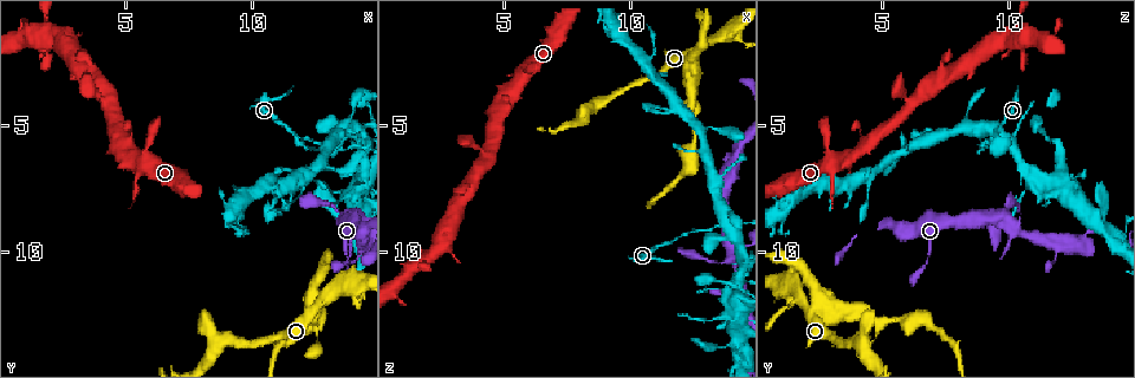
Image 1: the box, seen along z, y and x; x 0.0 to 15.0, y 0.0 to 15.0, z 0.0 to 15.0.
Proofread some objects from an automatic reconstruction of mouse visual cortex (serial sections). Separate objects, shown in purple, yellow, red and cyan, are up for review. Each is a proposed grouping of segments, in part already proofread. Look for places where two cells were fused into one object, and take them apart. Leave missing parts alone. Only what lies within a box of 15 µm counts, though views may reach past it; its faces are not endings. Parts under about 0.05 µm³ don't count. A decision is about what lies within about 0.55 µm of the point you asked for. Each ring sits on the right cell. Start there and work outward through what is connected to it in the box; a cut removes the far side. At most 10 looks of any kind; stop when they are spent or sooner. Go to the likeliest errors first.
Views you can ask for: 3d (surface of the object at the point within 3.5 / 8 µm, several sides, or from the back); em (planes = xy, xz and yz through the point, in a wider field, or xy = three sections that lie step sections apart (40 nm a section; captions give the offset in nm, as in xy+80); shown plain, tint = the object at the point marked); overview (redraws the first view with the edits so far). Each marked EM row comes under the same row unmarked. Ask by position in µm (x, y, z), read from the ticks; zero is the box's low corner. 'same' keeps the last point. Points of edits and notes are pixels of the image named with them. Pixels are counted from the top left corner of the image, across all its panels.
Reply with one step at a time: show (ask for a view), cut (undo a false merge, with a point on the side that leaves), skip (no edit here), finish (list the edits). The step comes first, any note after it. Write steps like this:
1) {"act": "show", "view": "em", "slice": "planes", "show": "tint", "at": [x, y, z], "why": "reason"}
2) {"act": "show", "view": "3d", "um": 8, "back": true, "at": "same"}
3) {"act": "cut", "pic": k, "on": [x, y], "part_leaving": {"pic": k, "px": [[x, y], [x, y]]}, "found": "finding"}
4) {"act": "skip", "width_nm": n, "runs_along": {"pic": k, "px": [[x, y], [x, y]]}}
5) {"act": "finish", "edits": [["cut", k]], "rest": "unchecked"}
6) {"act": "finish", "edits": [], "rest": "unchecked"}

{"act": "show", "view": "3d", "um": 3.5, "at": [14.1, 5.4, 8.9], "why": "four or more arms meet"}

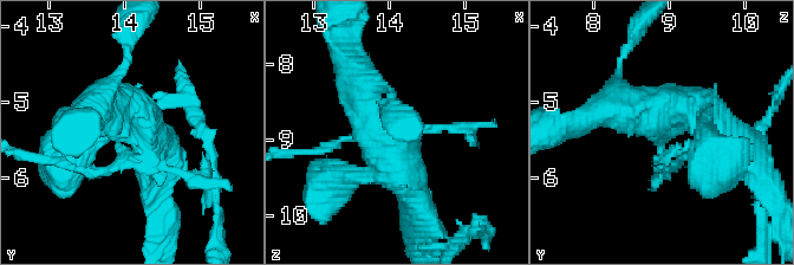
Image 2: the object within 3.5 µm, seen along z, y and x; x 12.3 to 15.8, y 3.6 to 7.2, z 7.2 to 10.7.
{"act": "skip", "runs_along": {"pic": 2, "px": [[359, 135], [414, 199]]}, "found": "one cell here"}

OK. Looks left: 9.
{"act": "show", "view": "3d", "um": 3.5, "at": [14.0, 9.0, 10.2], "why": "three arms meet"}

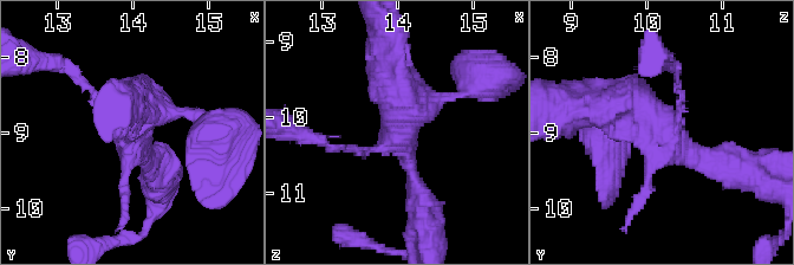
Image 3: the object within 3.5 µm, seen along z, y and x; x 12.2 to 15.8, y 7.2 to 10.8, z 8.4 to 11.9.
{"act": "show", "view": "em", "slice": "xy", "step": 3, "show": "tint", "at": [14.05, 9.00, 10.30]}

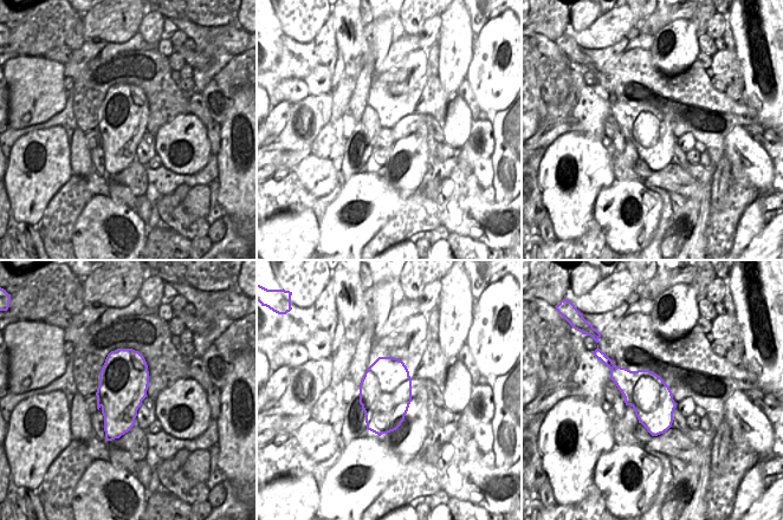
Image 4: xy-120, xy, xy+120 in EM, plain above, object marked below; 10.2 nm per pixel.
{"act": "skip", "runs_along": {"pic": 3, "px": [[603, 110], [729, 165]]}, "found": "one cell here"}

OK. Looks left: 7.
{"act": "show", "view": "3d", "um": 3.5, "at": [14.3, 7.3, 11.9], "why": "abrupt turn"}

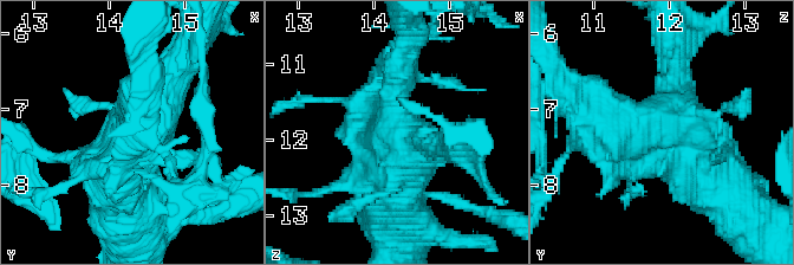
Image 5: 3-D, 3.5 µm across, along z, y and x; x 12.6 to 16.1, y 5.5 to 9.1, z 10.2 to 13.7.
{"act": "show", "view": "em", "slice": "xy", "step": 3, "show": "tint", "at": [14.25, 7.20, 11.85], "why": "need the tissue"}

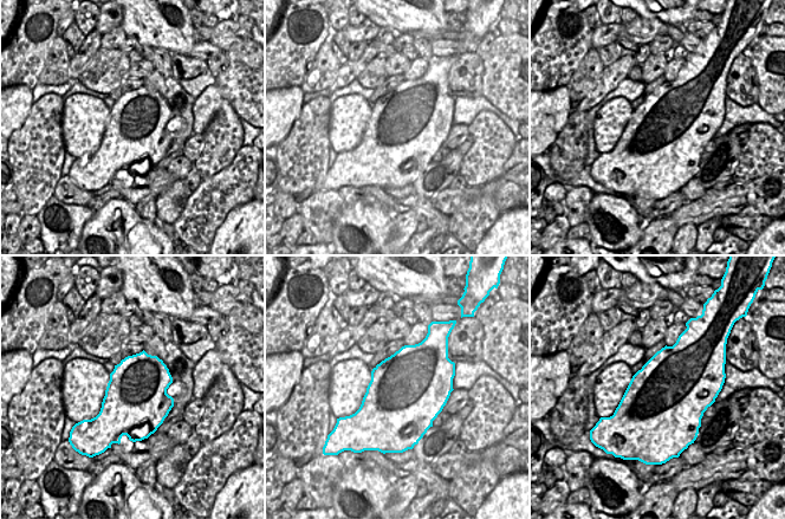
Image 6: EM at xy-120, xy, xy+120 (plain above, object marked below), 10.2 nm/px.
{"act": "skip", "runs_along": {"pic": 5, "px": [[610, 108], [658, 127], [728, 195]]}, "found": "all the same cell"}

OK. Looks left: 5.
{"act": "show", "view": "3d", "um": 3.5, "at": [12.3, 12.3, 2.4], "why": "four arms meet"}

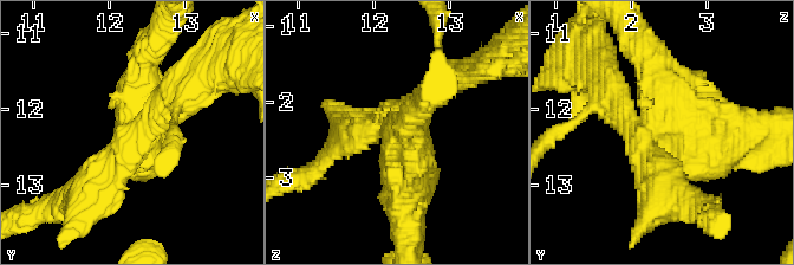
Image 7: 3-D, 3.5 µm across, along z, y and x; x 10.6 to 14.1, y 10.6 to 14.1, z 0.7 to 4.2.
{"act": "show", "view": "em", "slice": "xy", "step": 2, "show": "tint", "at": [12.30, 12.30, 2.30]}

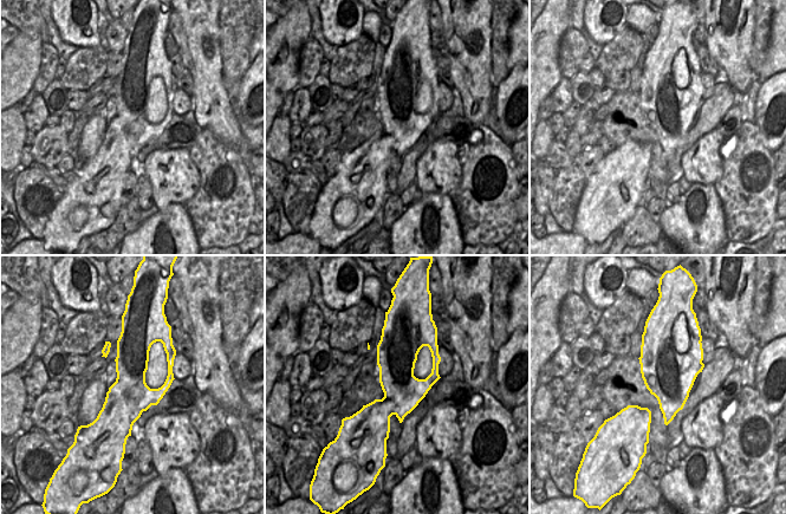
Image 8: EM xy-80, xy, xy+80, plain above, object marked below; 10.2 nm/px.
{"act": "cut", "pic": 7, "on": [697, 149], "arm_widths_nm": [300, 400, 500, 700], "part_leaving": {"pic": 7, "px": [[653, 129], [760, 133]]}, "found": "a second cell is stuck on"}

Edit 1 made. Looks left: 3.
{"act": "finish", "edits": [["cut", 7]], "rest": "unchecked"}

